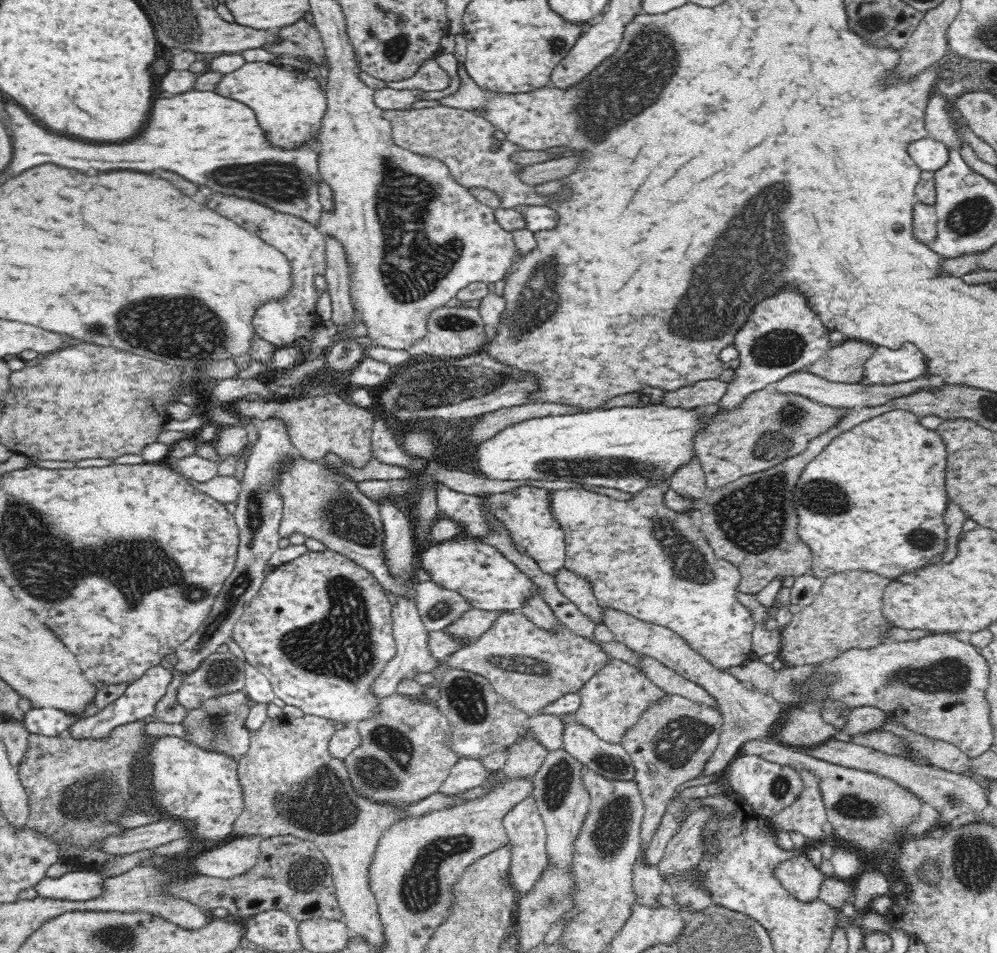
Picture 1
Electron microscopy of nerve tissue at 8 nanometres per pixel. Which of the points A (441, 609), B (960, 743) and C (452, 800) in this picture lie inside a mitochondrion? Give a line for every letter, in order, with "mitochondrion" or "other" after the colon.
A: mitochondrion
B: other
C: other

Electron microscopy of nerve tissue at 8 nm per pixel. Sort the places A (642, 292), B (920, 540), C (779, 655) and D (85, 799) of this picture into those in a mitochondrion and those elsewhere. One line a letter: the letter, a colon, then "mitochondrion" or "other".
A: other
B: mitochondrion
C: other
D: mitochondrion

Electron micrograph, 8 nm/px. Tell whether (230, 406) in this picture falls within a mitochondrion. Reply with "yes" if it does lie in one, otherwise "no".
no

